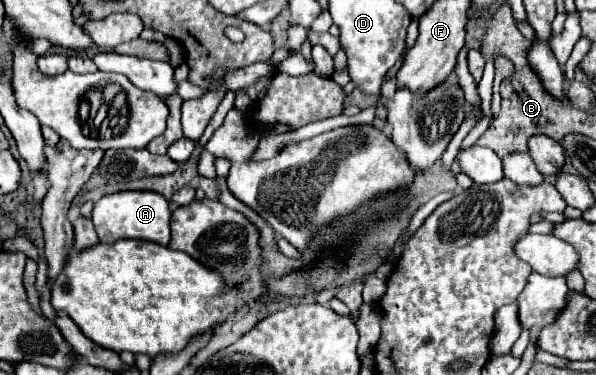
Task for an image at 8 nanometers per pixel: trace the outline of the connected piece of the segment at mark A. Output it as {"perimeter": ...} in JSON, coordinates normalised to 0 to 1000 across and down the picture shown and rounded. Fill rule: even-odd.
{"perimeter":[[[213,507],[213,512],[180,517],[159,539],[153,587],[156,587],[156,603],[166,624],[166,645],[193,645],[200,635],[227,635],[227,640],[250,640],[250,645],[263,645],[263,651],[280,656],[287,640],[284,533],[277,533],[263,512]]]}

